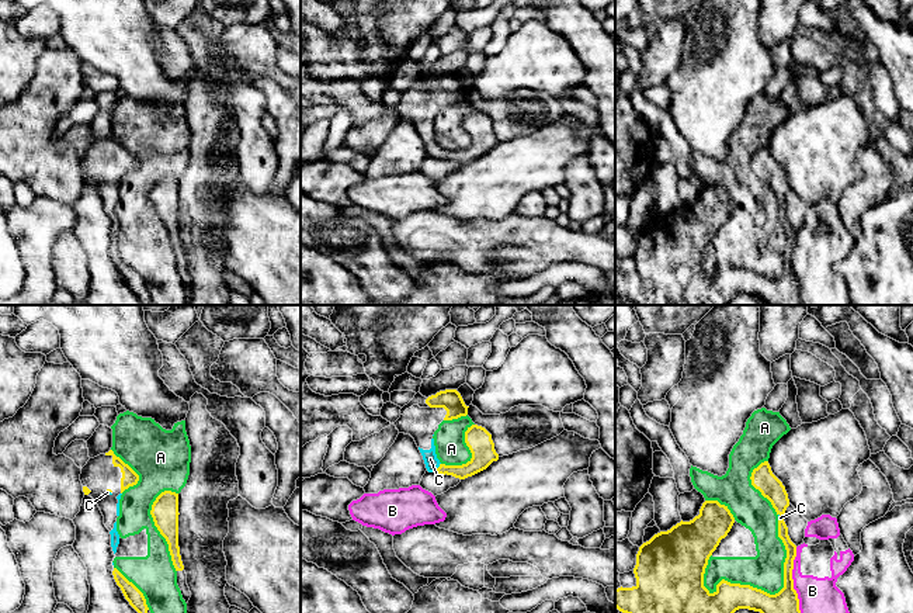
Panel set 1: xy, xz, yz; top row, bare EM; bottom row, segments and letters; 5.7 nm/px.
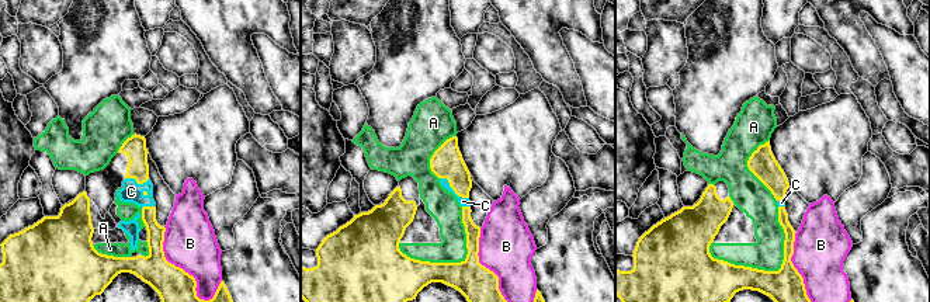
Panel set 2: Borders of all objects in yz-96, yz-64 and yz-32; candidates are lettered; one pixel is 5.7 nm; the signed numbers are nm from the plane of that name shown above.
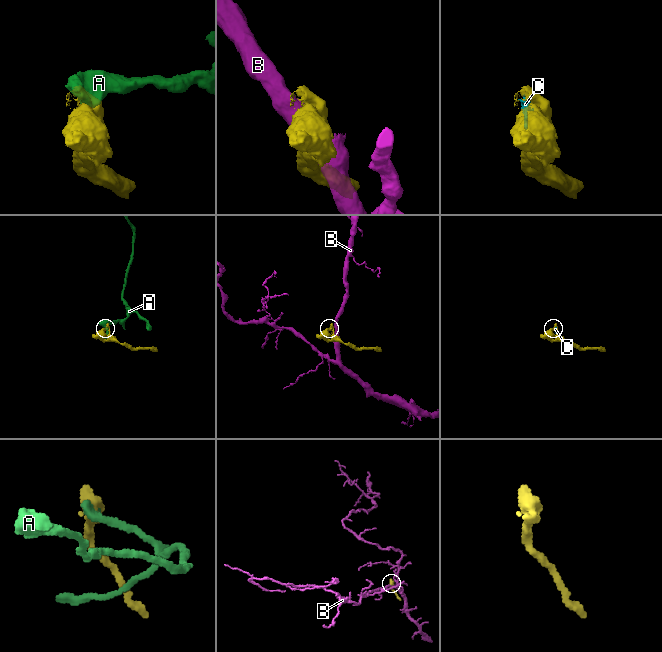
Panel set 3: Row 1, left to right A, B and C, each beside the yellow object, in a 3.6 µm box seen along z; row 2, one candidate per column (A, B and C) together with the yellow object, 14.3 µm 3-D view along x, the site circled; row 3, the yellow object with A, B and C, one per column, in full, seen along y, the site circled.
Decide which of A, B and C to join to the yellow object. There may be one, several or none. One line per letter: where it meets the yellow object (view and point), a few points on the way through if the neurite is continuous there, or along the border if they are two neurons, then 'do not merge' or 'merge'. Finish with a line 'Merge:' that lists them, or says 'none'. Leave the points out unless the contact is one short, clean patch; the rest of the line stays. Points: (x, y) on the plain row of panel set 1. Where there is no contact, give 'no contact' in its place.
A: yz (778, 277) | do not merge
B: yz (792, 269) | do not merge
C: xz (438, 152) | merge
Merge: C

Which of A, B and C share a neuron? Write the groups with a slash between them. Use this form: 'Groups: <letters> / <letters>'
Groups: A / B / C

